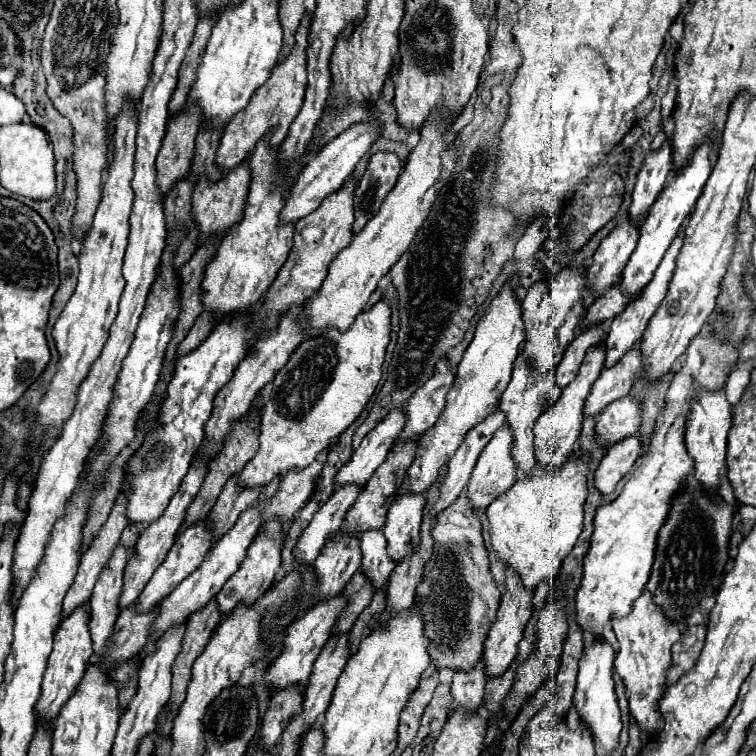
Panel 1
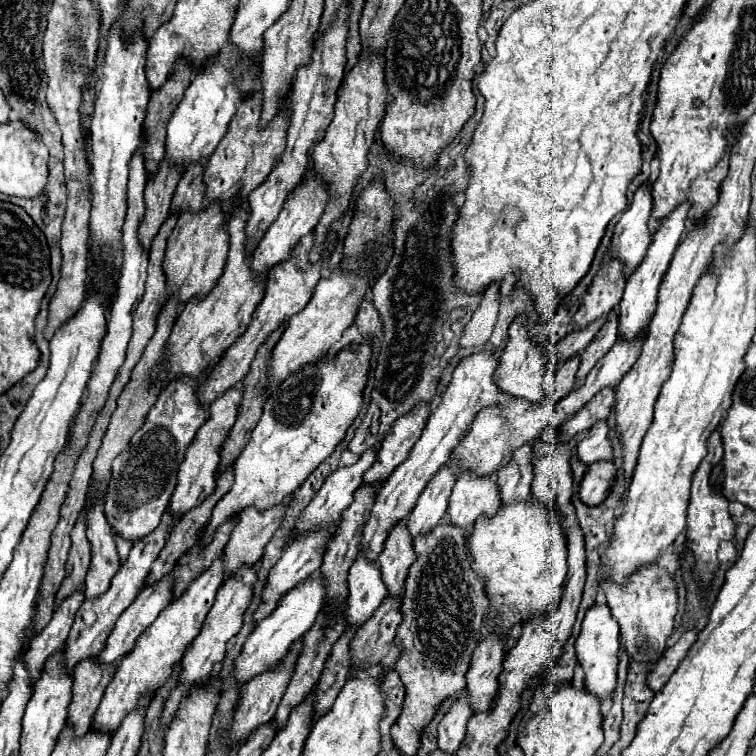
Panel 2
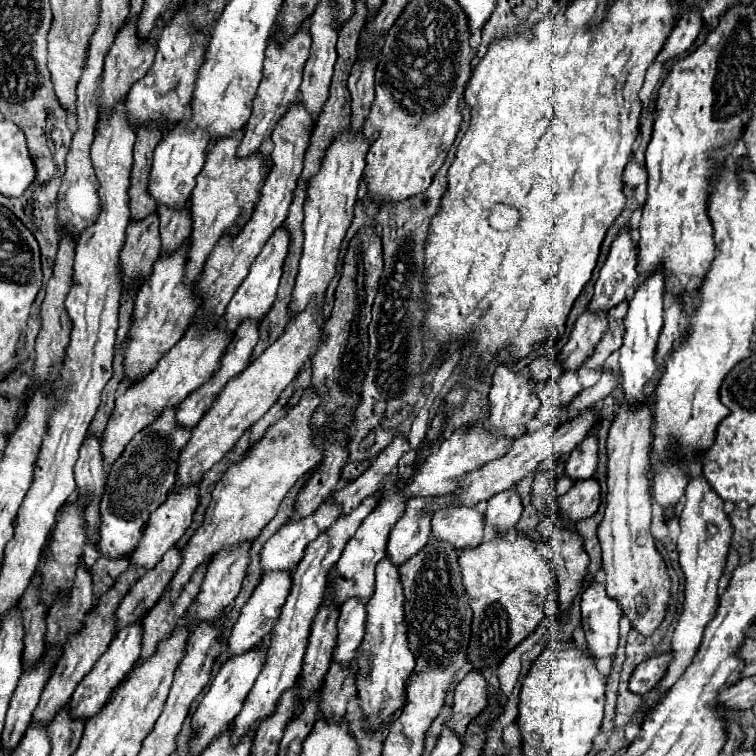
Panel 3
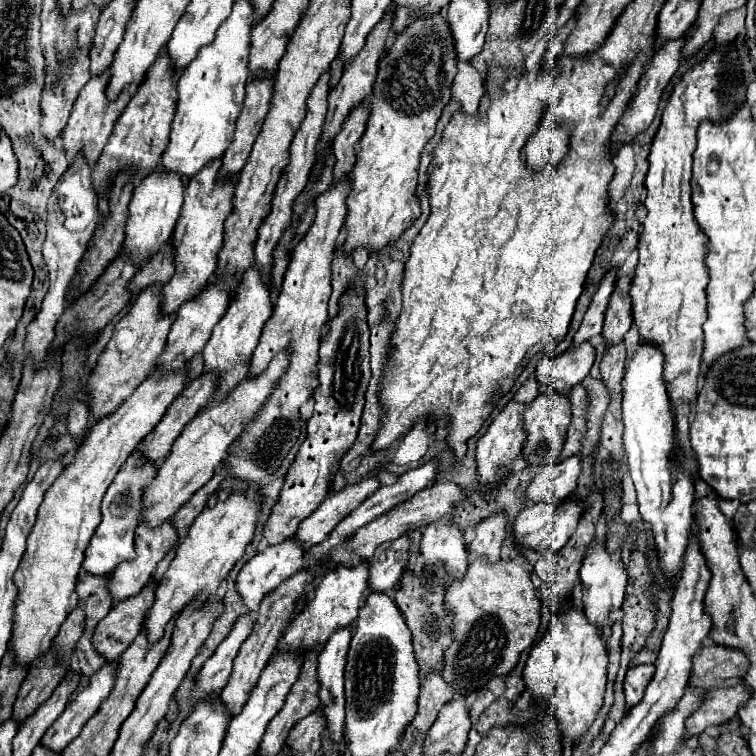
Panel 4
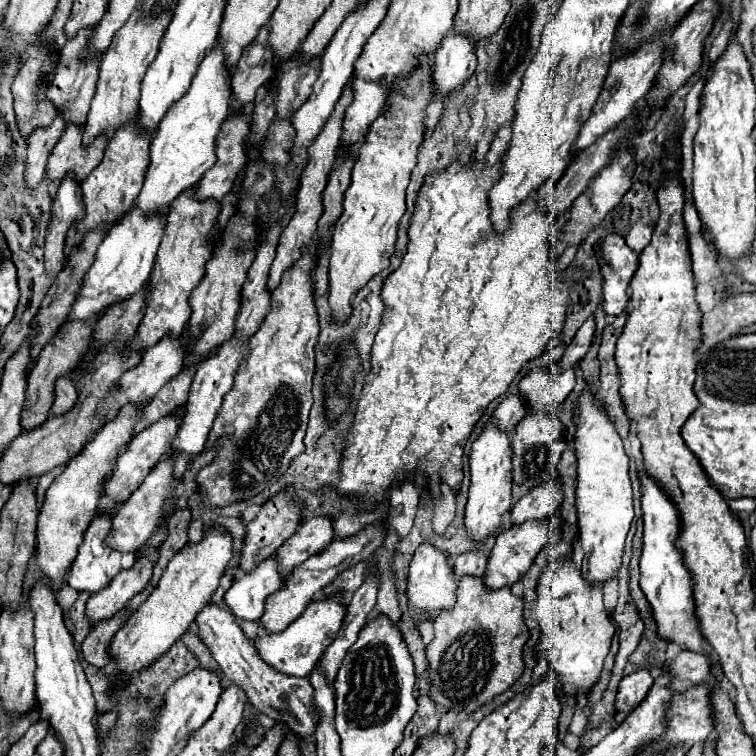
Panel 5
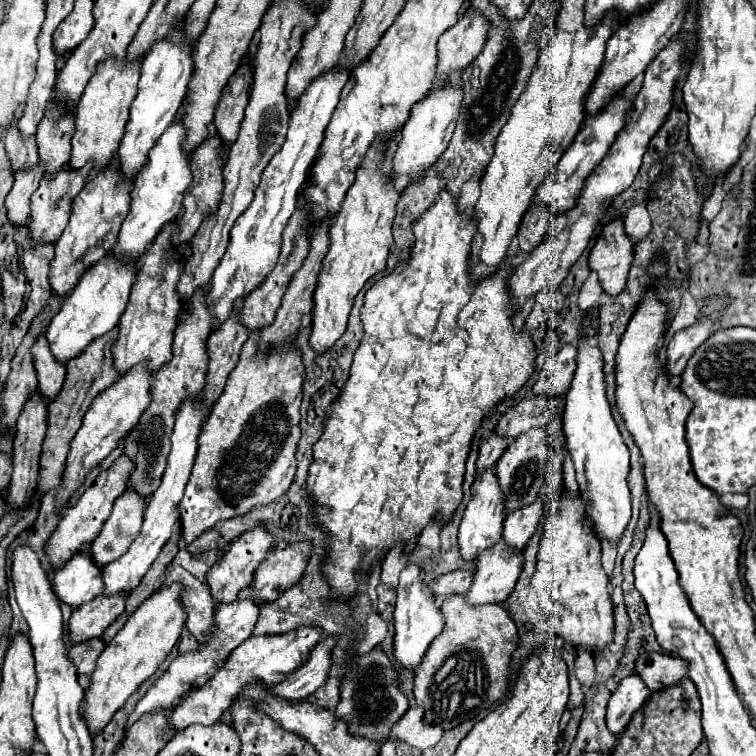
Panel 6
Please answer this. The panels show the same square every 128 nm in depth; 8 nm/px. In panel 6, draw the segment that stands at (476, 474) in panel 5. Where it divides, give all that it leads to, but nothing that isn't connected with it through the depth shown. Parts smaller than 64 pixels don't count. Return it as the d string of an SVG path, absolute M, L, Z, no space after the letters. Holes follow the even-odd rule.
M486 468L482 470L474 484L472 484L472 500L468 502L462 522L460 522L460 532L458 532L458 546L460 546L460 554L464 560L472 560L476 558L482 550L490 548L492 544L496 544L502 538L502 524L504 524L504 492L498 484L498 476L494 468Z

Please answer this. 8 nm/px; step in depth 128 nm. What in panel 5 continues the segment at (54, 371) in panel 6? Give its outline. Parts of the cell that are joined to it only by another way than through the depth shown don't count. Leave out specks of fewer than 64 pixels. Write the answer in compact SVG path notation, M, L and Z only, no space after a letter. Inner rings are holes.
M62 376L60 380L56 380L56 400L54 400L54 406L52 406L52 412L54 416L64 416L68 414L76 402L78 402L78 392L76 392L76 386L70 382L68 376Z

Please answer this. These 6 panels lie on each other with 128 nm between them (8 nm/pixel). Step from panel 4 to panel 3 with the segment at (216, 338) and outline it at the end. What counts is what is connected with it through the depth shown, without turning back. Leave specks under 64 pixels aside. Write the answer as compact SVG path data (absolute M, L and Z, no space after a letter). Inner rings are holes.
M280 226L276 228L276 232L270 236L270 240L264 244L262 252L256 256L256 260L252 262L250 266L250 272L248 276L244 278L244 282L240 284L240 288L236 290L236 294L232 296L228 308L226 308L226 326L228 326L228 332L234 332L242 320L246 318L264 318L266 312L270 310L274 298L276 298L276 290L278 290L278 282L280 282L280 276L282 276L282 266L284 266L284 260L288 256L288 250L290 250L290 242L292 242L292 236L288 232L288 228Z

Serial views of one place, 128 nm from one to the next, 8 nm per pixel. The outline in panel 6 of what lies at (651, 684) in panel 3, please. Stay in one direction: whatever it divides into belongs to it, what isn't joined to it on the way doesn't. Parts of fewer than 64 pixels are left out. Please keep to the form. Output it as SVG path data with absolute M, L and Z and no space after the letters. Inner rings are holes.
M638 674L624 678L608 702L606 722L610 732L612 734L624 732L632 716L646 704L648 696L650 696L650 690L644 686L644 680L640 680Z

